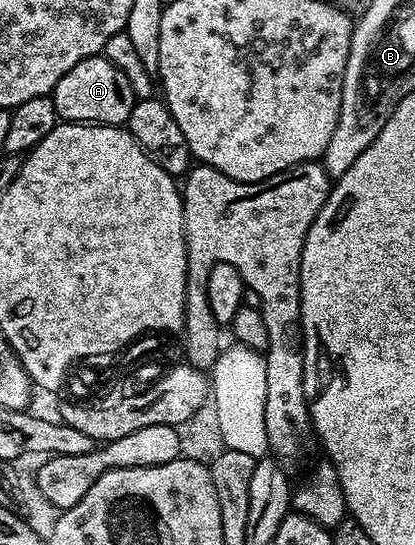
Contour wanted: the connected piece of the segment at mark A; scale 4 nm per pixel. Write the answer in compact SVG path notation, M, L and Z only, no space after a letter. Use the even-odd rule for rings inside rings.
M103 54L78 61L78 65L58 81L51 97L61 120L89 125L127 124L130 109L137 100L134 89L130 89L130 81L126 81L126 76Z

